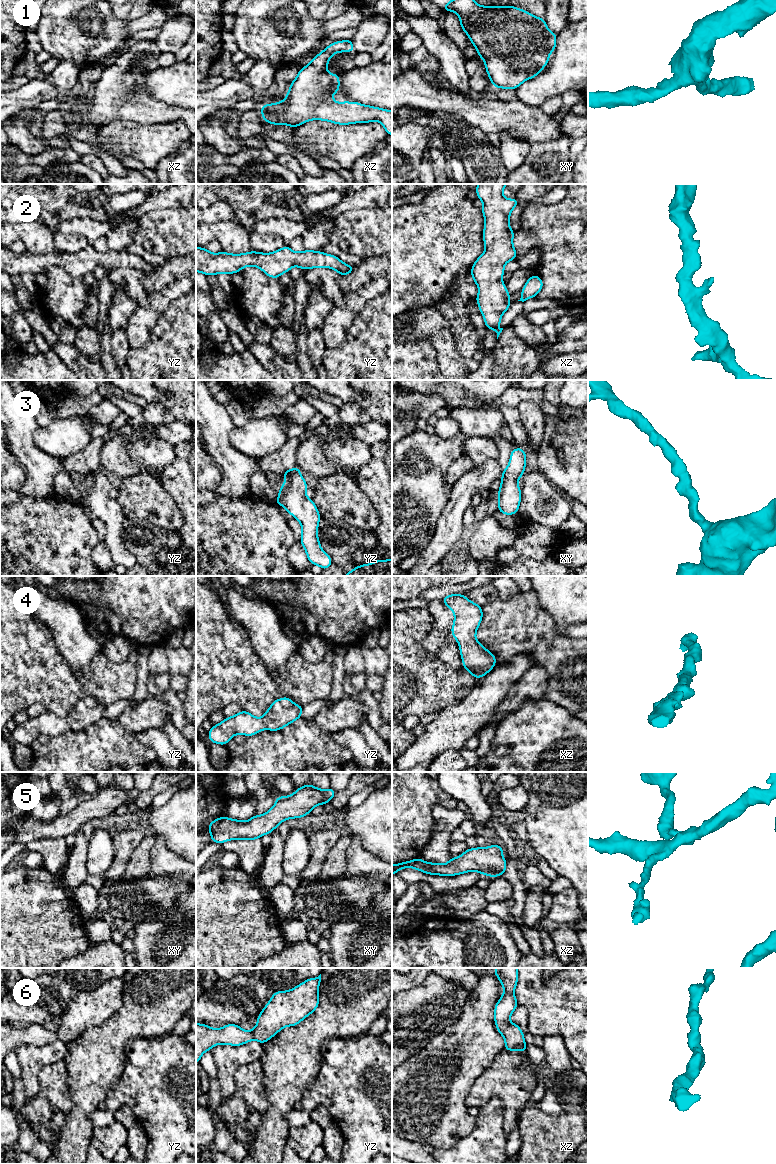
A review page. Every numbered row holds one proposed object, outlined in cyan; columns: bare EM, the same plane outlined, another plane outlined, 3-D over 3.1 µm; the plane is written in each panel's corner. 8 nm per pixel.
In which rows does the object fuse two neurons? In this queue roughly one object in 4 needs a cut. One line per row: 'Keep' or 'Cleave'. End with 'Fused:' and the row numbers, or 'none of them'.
1: Keep
2: Keep
3: Keep
4: Keep
5: Keep
6: Keep
Fused: none of them

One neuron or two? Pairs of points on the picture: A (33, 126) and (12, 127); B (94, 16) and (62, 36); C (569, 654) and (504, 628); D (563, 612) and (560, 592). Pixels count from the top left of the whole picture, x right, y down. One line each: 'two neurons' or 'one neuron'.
A: two neurons
B: one neuron
C: one neuron
D: one neuron

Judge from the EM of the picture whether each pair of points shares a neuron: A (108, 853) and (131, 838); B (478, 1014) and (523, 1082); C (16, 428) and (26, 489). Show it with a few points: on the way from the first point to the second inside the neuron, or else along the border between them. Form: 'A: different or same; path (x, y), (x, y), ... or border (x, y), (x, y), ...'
A: different; border (113, 837), (114, 860), (105, 871)
B: different; border (503, 1050), (486, 1068)
C: same; path (22, 443), (24, 449), (32, 457), (32, 474)

